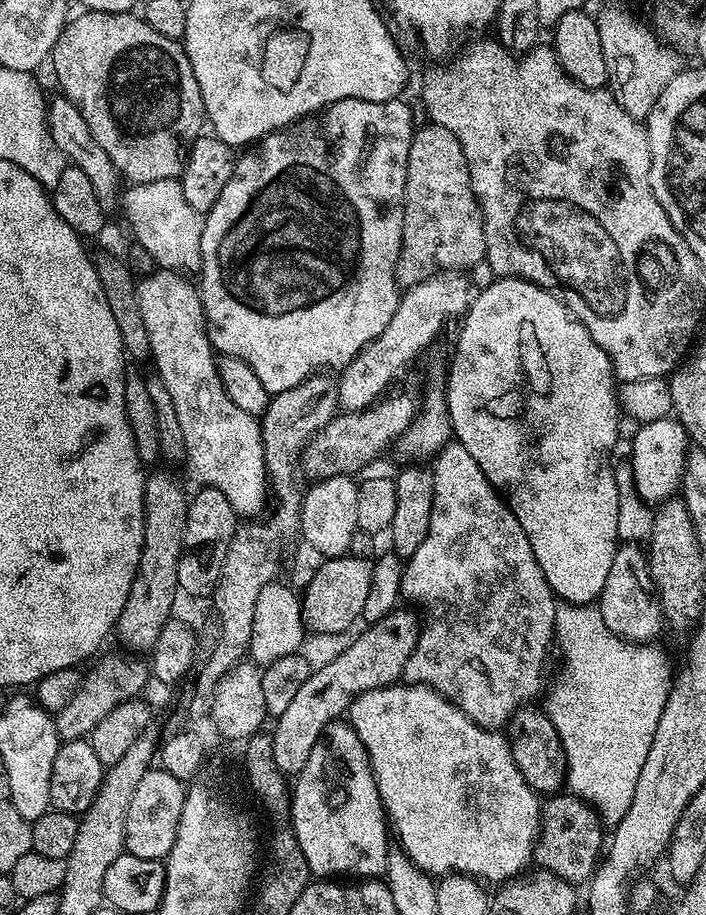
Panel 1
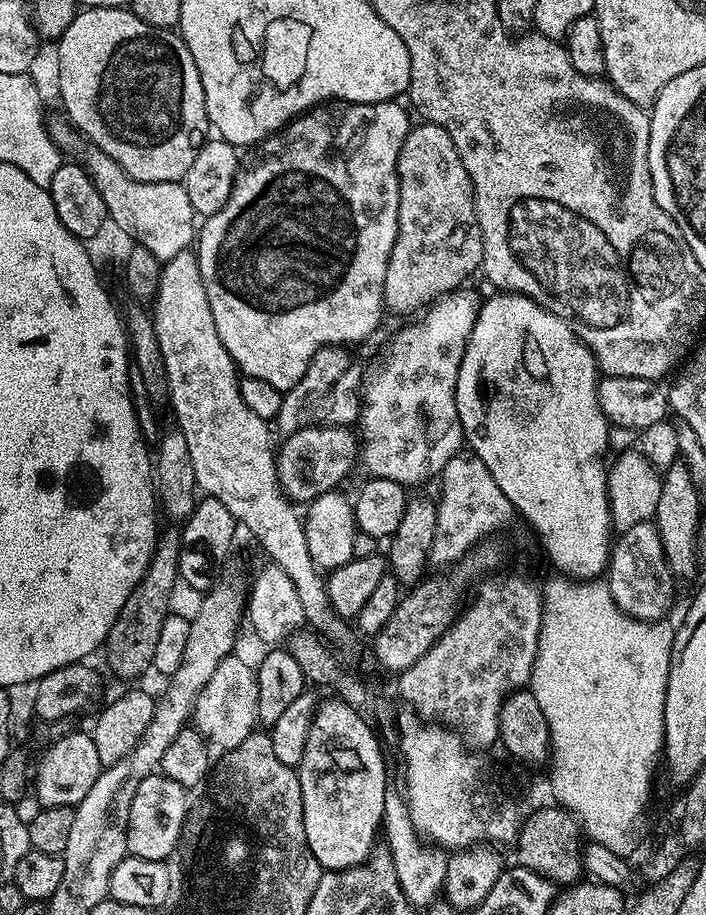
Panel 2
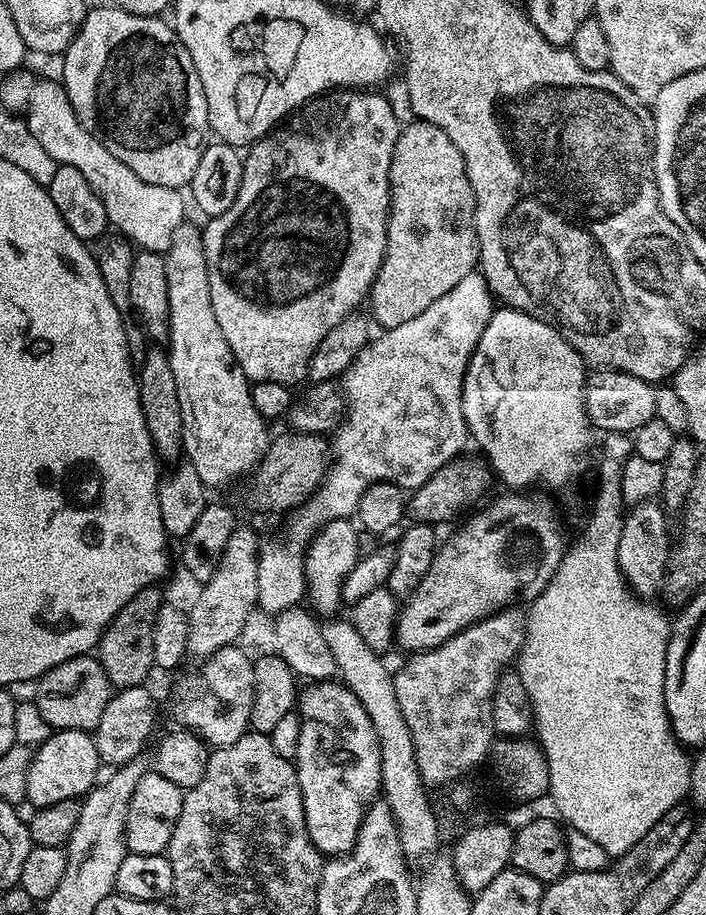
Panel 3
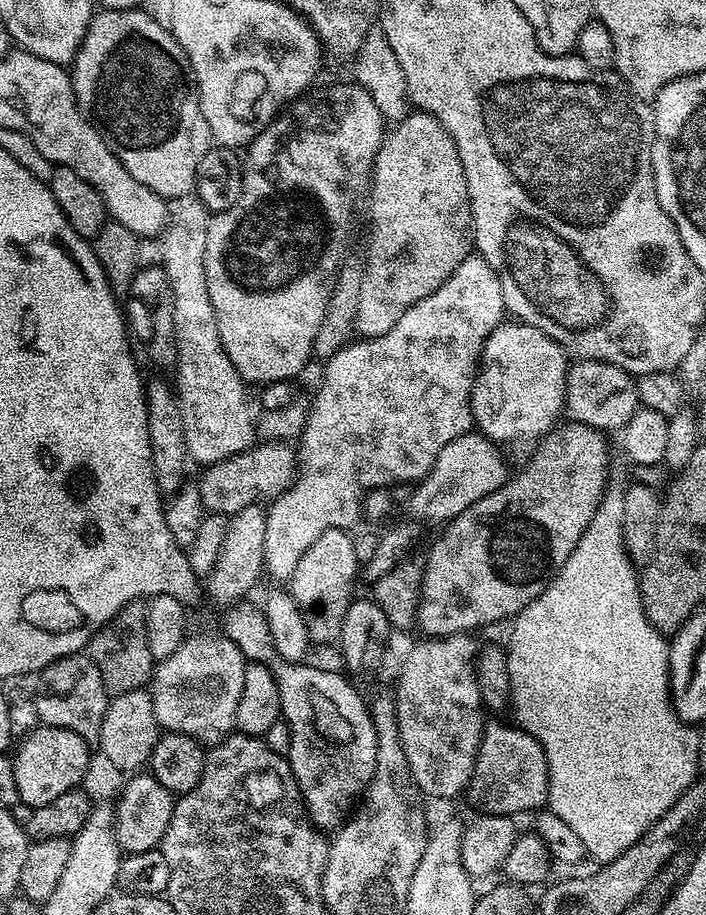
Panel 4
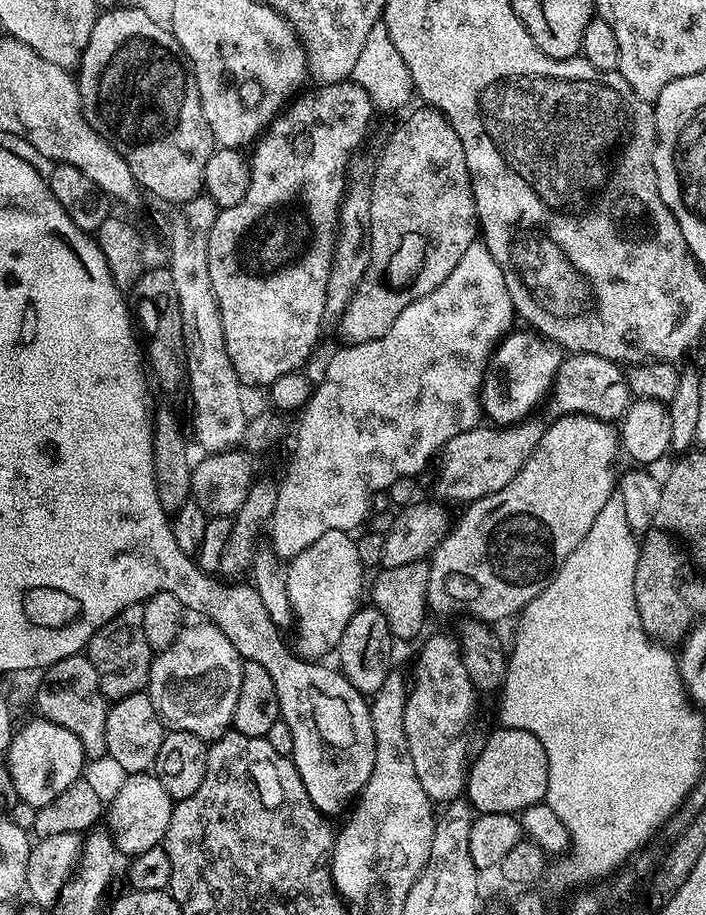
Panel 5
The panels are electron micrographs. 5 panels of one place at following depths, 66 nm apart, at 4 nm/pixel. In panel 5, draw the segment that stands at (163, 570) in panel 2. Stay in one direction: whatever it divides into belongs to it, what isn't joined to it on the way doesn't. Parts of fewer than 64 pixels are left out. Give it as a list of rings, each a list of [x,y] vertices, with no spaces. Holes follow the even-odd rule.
[[[132,604],[118,613],[113,620],[103,624],[88,641],[86,655],[100,675],[100,692],[109,701],[115,702],[123,699],[124,696],[141,691],[147,685],[148,671],[154,659],[154,648],[150,643],[149,633],[146,631],[145,609],[139,604]]]

